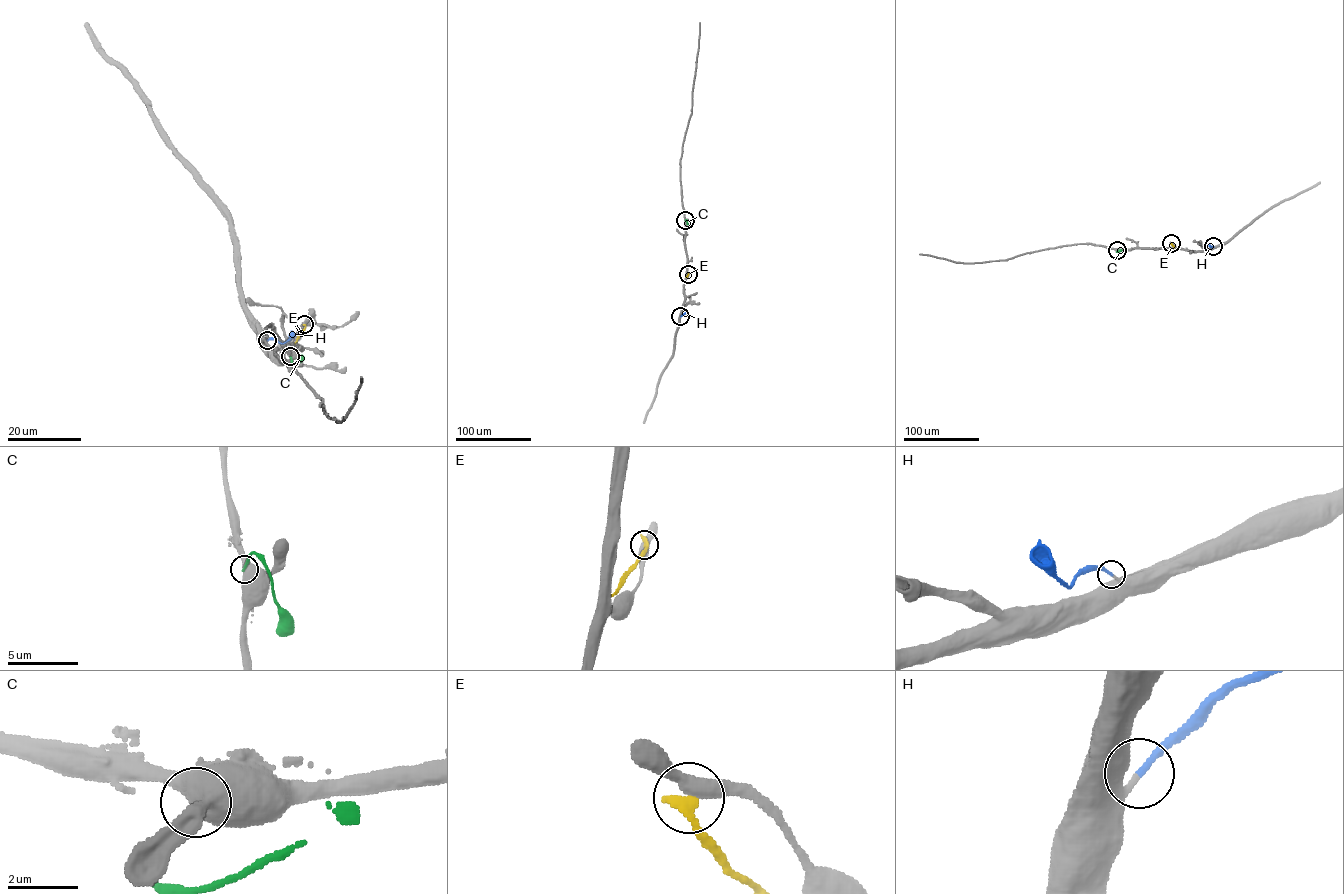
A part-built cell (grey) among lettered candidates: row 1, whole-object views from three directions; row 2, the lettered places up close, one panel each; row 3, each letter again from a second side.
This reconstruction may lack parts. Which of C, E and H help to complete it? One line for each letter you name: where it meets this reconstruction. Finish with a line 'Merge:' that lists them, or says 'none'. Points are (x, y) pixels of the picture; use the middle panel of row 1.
H: contact (680, 316)
Merge: H

